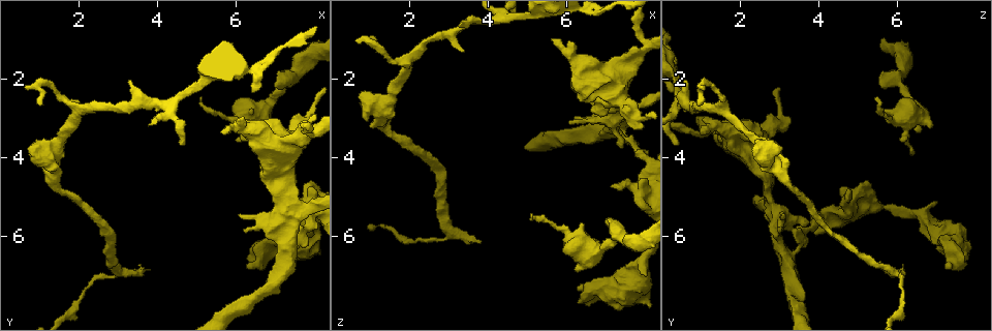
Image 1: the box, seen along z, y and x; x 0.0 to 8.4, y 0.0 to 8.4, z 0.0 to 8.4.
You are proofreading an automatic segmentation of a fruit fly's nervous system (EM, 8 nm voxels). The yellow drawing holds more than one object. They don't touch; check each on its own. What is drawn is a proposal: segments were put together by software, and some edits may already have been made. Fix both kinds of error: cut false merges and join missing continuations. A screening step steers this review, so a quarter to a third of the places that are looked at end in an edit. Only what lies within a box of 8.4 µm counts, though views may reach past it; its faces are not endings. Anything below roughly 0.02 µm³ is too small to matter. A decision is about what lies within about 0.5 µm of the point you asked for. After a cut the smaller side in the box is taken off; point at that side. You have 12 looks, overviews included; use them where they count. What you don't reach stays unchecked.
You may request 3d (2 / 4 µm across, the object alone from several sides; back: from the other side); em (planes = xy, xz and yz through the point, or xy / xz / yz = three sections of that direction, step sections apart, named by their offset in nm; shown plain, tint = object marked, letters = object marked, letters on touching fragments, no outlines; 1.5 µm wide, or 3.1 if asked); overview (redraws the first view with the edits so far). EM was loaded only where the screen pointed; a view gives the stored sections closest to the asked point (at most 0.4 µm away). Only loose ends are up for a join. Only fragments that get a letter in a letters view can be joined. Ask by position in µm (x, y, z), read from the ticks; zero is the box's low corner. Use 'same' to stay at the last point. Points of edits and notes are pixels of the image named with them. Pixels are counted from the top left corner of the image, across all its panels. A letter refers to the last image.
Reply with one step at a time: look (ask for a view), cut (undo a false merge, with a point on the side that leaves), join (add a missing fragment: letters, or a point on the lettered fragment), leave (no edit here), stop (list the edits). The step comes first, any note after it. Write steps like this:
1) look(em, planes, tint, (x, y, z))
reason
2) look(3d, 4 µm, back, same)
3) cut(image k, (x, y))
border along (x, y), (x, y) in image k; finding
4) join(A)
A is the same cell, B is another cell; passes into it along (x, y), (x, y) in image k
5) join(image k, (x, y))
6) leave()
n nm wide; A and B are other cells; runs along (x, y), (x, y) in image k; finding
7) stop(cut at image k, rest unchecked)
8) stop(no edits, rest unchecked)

look(em, planes, letters, (6.20, 3.30, 1.60))
sudden change in width

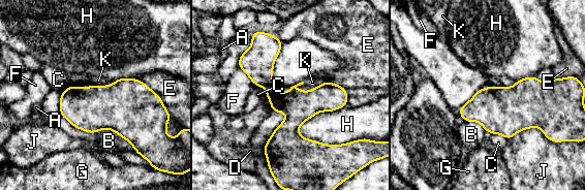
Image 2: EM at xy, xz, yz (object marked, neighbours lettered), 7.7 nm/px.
leave()
H touches over 400 nm; A, B, C, D, E, F, G, H, J and K are other cells; border along (93, 133), (114, 130), (134, 150) in image 2; all the same neuron

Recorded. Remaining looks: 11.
look(em, planes, tint, (5.10, 2.45, 5.50))
thin end

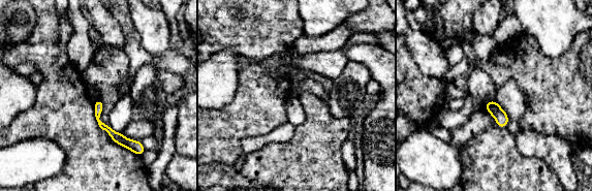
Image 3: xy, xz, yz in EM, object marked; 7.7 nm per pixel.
look(em, planes, letters, same)

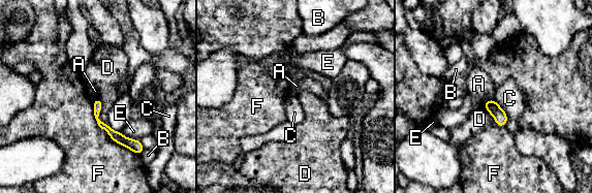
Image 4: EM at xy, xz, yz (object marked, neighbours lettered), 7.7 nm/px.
leave()
F touches over 550 nm; A, B, C, D, E and F are other cells; no lettered fragment goes on from it

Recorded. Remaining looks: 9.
look(em, planes, tint, (7.25, 2.00, 6.00))
calibre changes

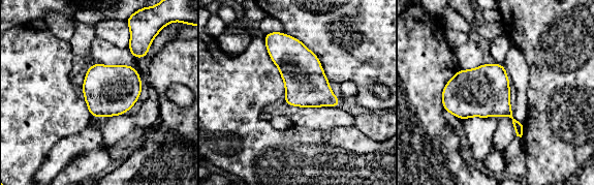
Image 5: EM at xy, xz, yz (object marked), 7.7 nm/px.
look(em, planes, letters, same)

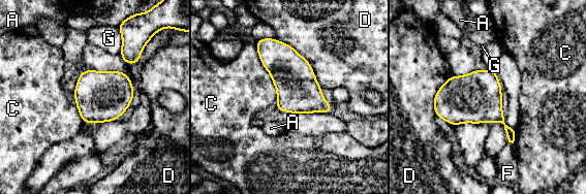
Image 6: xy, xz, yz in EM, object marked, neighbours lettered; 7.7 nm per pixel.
leave()
A, C, D, F and G are other cells; border along (255, 42), (276, 101) in image 6; all the same neuron

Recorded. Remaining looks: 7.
look(em, xy, step 8, tint, (7.75, 6.25, 3.70))

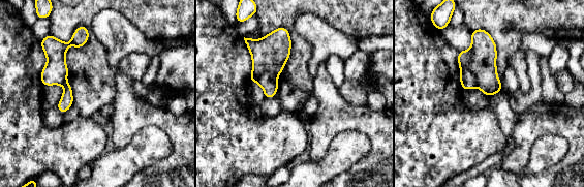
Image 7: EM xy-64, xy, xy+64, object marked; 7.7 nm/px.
look(em, planes, tint, same)

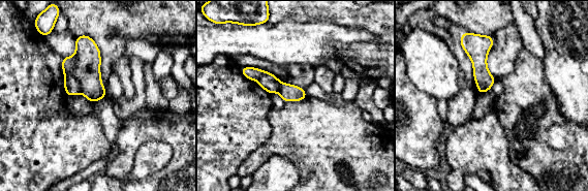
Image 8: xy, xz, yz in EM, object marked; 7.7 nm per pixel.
look(em, planes, letters, same)

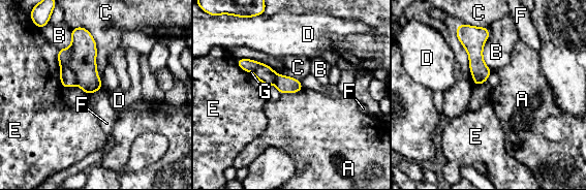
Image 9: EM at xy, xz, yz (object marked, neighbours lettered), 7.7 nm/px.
leave()
A, B, C, D, E, F and G are other cells; border along (303, 88), (297, 92), (280, 94) in image 9; none of them fits

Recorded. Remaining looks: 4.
look(3d, 2 µm, (3.30, 2.05, 0.65))
tapers out

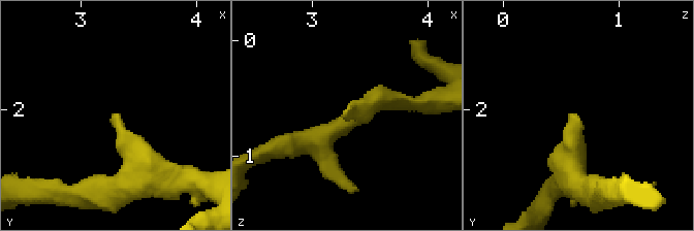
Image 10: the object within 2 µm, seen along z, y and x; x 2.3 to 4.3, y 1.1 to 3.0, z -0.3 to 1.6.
look(em, planes, plain, (3.30, 2.04, 0.60))

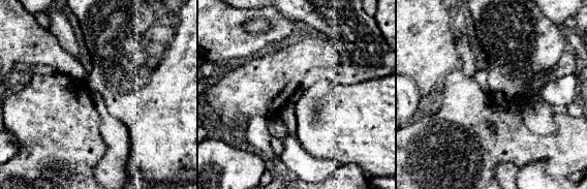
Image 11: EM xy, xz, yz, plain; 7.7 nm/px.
look(em, planes, letters, same)

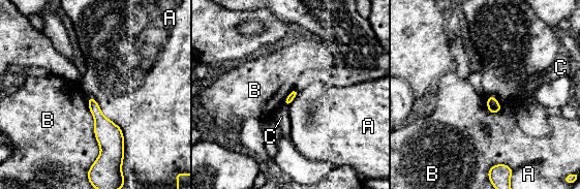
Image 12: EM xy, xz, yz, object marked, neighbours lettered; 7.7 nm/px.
leave()
A touches over 600 nm; A, B and C are other cells; no lettered fragment goes on from it

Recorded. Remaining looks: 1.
stop(no edits, rest unchecked)

